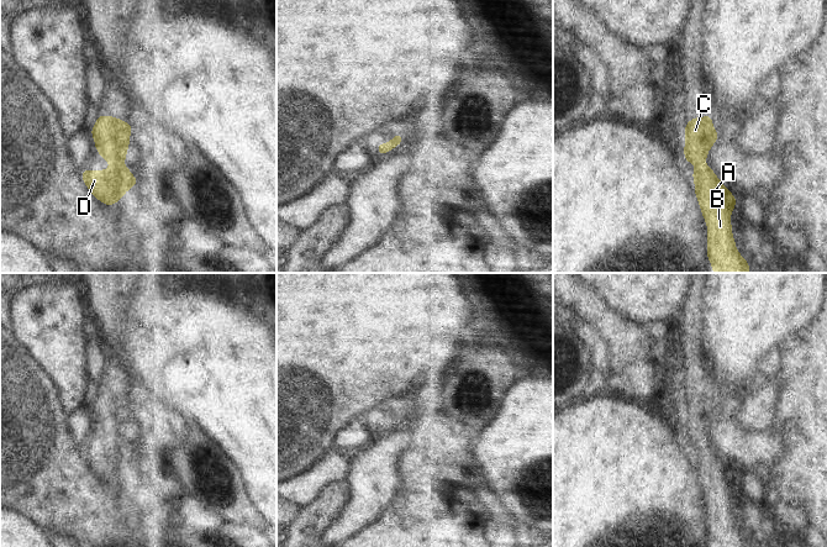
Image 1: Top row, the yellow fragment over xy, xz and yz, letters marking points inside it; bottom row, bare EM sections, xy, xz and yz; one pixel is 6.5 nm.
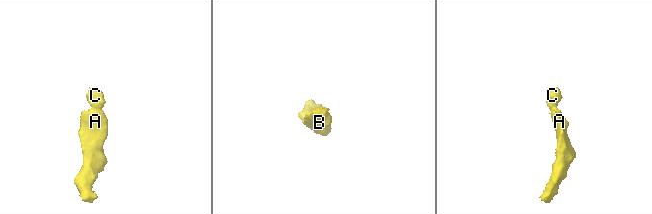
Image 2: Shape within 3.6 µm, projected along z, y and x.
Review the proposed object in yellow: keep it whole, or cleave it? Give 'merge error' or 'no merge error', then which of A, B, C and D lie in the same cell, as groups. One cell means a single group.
no merge error; groups A B C D

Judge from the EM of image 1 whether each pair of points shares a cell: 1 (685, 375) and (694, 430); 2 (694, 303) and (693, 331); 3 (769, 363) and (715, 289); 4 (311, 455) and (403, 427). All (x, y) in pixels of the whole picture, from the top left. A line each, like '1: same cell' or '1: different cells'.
1: same cell
2: same cell
3: different cells
4: different cells

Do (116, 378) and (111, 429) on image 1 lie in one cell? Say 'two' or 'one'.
one

